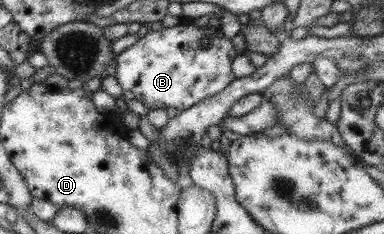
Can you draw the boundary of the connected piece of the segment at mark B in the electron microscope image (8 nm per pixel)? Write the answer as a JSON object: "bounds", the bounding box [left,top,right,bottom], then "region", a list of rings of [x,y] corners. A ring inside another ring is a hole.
{"bounds":[114,22,237,112],"region":[[[192,22],[178,23],[172,27],[149,31],[137,39],[133,45],[123,49],[114,57],[114,77],[121,90],[130,91],[134,99],[143,103],[147,109],[173,107],[177,112],[190,108],[195,103],[211,97],[224,90],[236,77],[233,75],[231,64],[237,52],[231,44],[231,39],[225,38],[218,32],[219,28],[197,28]],[[201,38],[207,38],[206,47],[201,47]]]}

